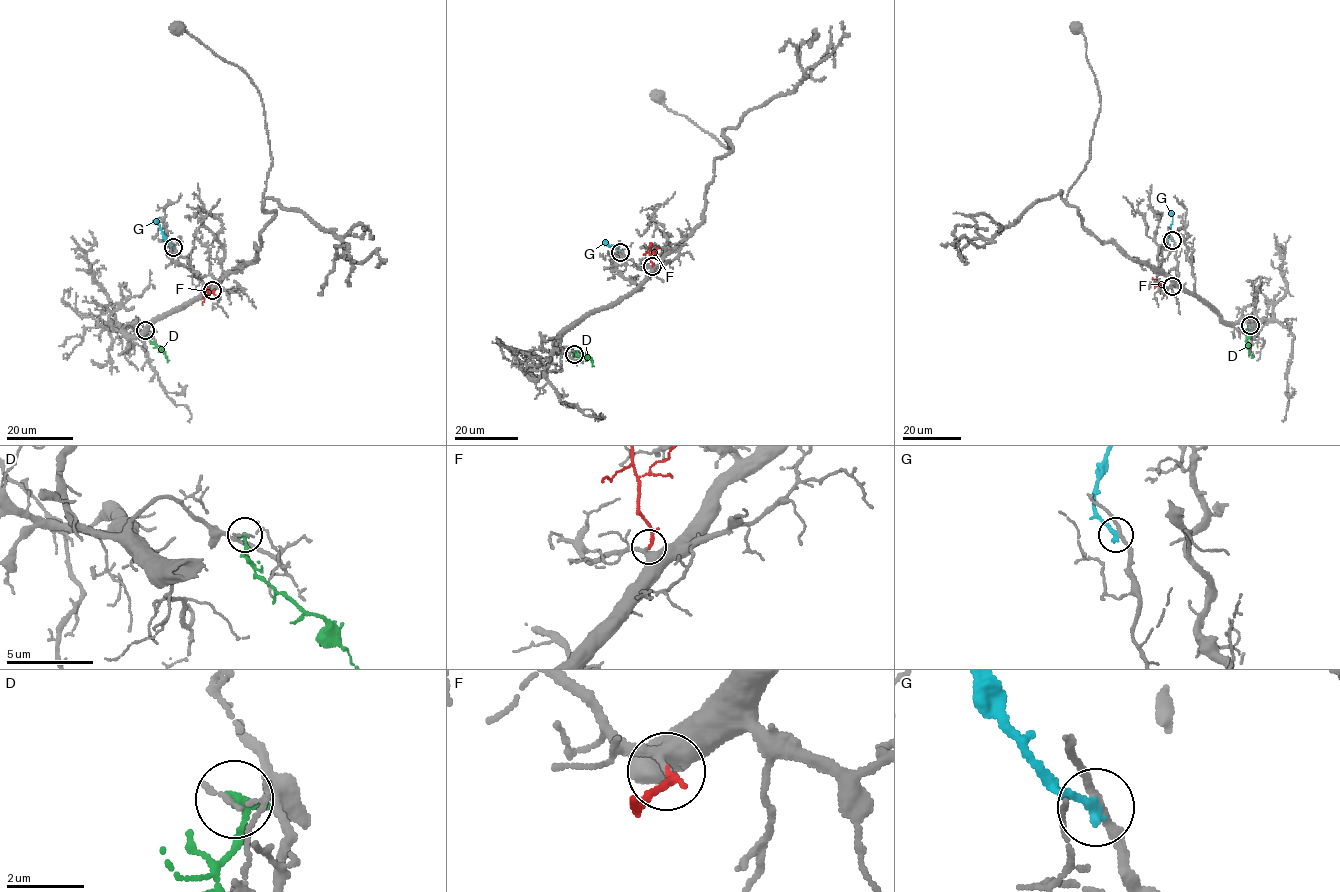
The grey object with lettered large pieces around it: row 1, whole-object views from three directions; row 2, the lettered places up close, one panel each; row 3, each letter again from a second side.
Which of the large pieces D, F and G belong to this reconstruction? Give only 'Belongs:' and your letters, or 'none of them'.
Belongs: F

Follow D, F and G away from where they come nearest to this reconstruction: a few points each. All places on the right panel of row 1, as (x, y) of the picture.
D: (1250, 325), (1246, 341), (1252, 357)
F: (1173, 286), (1160, 283), (1160, 293)
G: (1172, 240), (1168, 234), (1173, 217), (1171, 212)

